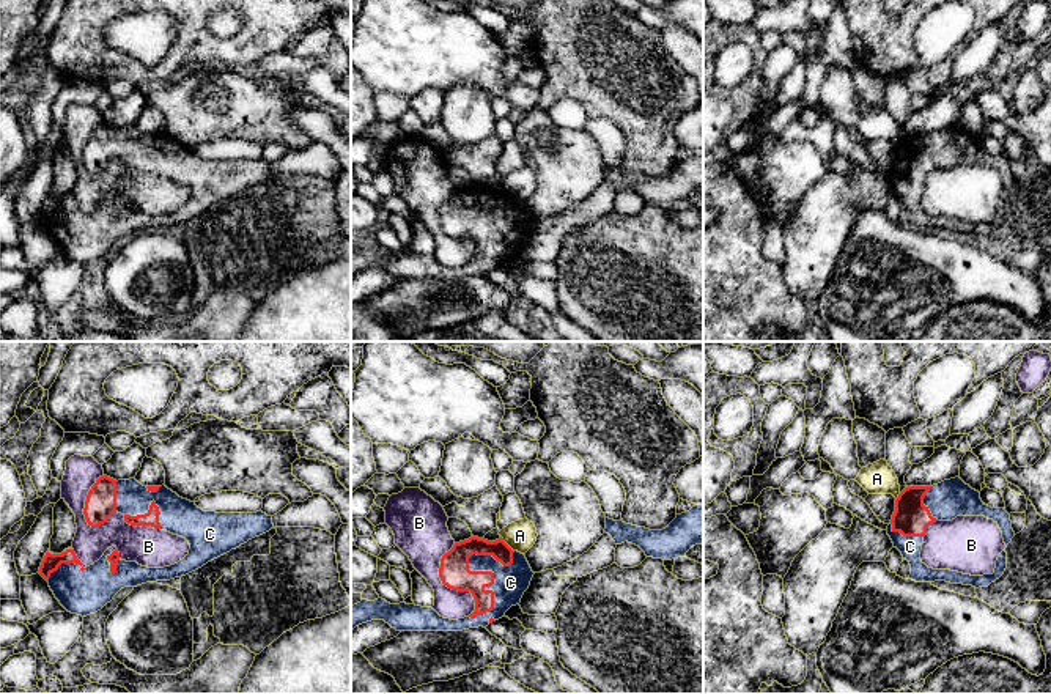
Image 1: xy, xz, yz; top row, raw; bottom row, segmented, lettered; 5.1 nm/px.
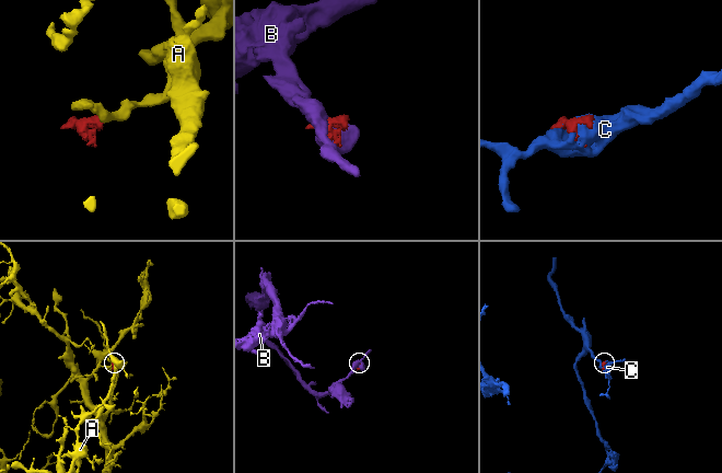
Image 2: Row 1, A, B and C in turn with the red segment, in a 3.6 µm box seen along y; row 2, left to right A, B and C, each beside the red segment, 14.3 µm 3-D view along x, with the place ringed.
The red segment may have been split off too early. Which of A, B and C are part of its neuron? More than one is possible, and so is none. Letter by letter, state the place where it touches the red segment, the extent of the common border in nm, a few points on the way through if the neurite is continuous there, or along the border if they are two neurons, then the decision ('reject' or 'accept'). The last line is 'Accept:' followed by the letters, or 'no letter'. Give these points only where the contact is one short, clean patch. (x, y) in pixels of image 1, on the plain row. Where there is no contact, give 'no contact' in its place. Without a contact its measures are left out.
A: xz (505, 191) | 110 nm | along xz (501, 183), (513, 199) | reject
B: xz (449, 235) | 380 nm | reject
C: xz (477, 219) | 420 nm | accept
Accept: C

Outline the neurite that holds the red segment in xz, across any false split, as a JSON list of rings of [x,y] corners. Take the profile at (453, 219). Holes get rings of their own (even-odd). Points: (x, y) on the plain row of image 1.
[[[470,184],[455,190],[441,206],[439,225],[444,233],[470,239],[475,258],[464,266],[441,264],[433,255],[390,252],[382,245],[362,247],[351,253],[351,279],[371,268],[384,268],[396,279],[463,279],[486,275],[521,250],[533,219],[524,201],[513,198],[500,184],[496,189]]]

